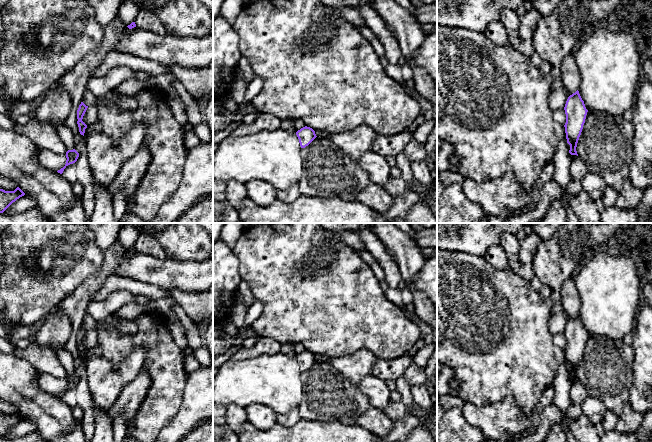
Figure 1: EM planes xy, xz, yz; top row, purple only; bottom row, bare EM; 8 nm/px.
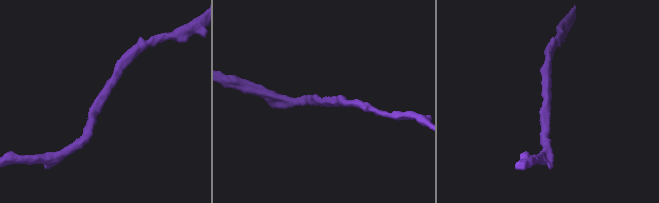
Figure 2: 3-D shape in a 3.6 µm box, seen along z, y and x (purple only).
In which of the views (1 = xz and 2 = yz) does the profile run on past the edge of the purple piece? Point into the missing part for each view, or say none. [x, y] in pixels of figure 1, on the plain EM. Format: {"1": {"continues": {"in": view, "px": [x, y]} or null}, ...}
{"1": {"continues": null}, "2": {"continues": null}}

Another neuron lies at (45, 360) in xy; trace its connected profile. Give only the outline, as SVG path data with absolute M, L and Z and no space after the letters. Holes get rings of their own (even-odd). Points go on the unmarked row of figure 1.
M33 341L24 350L19 349L16 345L13 346L13 354L28 360L39 373L47 373L60 379L66 378L68 375L56 352L51 348L39 347Z

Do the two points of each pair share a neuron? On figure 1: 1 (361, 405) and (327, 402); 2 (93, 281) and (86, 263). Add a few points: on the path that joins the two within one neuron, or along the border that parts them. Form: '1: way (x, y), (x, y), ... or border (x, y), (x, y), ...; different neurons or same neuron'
1: way (353, 403), (335, 402); same neuron
2: border (104, 256), (102, 266), (73, 291); different neurons

